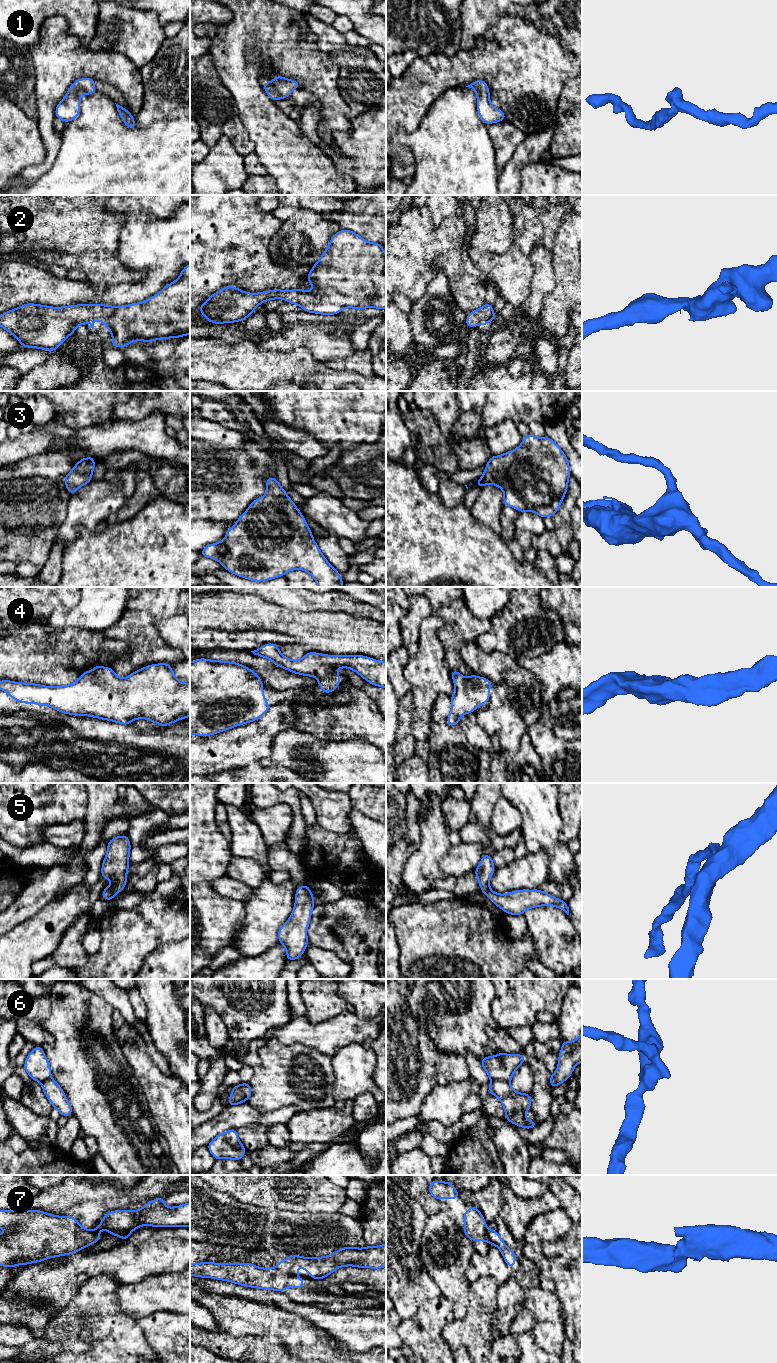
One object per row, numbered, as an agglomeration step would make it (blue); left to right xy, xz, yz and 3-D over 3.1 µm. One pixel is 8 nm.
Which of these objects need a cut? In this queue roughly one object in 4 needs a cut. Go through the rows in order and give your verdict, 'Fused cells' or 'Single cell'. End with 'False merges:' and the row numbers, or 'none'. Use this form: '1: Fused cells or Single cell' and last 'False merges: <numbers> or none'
1: Single cell
2: Single cell
3: Single cell
4: Single cell
5: Single cell
6: Fused cells
7: Fused cells
False merges: 6, 7

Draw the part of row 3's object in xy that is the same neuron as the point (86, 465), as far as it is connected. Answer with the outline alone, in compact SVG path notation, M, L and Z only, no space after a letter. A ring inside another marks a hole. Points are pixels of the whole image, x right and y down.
M89 456L82 458L73 469L64 477L66 488L70 495L77 492L78 488L92 481L92 473L95 468L95 458Z

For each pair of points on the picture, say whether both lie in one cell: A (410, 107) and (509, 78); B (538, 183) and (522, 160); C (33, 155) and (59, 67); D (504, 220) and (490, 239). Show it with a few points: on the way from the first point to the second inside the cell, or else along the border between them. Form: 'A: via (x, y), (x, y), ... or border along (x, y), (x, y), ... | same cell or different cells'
A: via (435, 82), (445, 72), (484, 72) | same cell
B: border along (539, 160), (529, 162), (522, 169), (520, 184) | different cells
C: border along (37, 122), (45, 156) | different cells
D: via (499, 225), (492, 234) | same cell

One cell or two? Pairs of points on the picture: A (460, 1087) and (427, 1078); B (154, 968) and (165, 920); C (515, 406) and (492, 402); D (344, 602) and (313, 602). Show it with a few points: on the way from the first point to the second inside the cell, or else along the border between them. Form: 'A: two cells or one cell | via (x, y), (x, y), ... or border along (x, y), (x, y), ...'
A: two cells | border along (468, 1077), (436, 1085), (426, 1094)
B: two cells | border along (179, 940), (160, 944), (142, 962)
C: one cell | via (509, 402), (498, 402)
D: one cell | via (336, 602), (321, 602)

